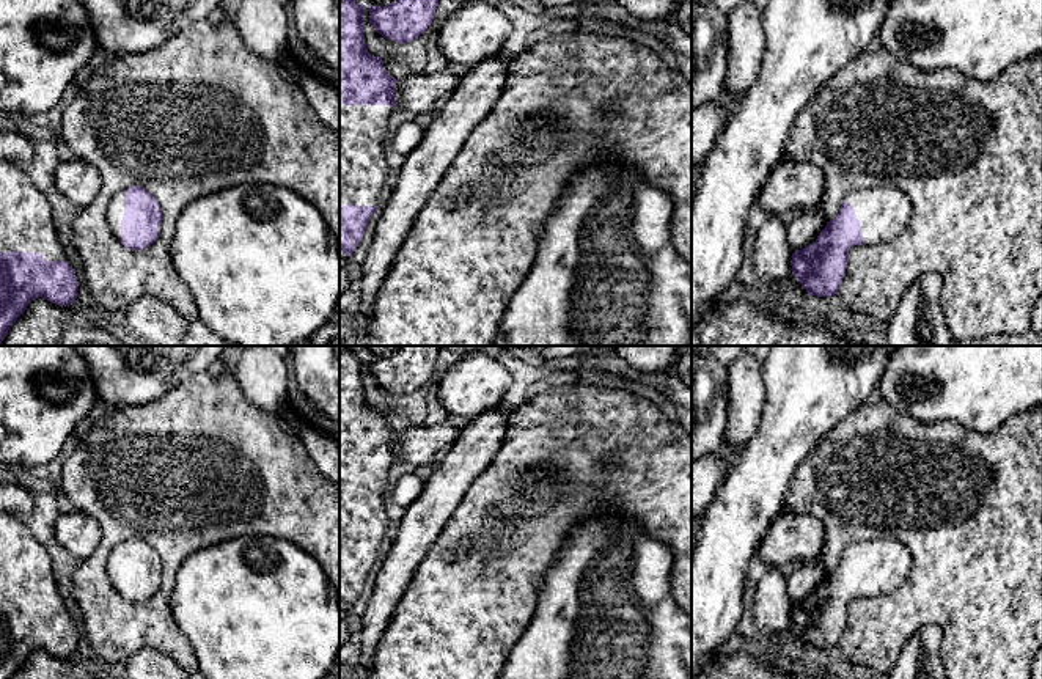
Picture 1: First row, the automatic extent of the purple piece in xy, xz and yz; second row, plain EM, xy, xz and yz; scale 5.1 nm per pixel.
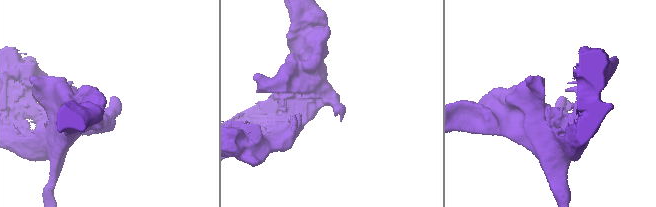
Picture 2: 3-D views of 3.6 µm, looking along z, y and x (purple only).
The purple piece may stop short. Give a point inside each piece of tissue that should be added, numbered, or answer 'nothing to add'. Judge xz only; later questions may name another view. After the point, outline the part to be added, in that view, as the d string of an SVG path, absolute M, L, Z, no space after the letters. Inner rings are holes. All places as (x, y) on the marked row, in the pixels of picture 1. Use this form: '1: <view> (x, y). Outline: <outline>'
1: xz (363, 134). Outline: M339 105L339 204L379 206L388 174L385 145L391 105Z

